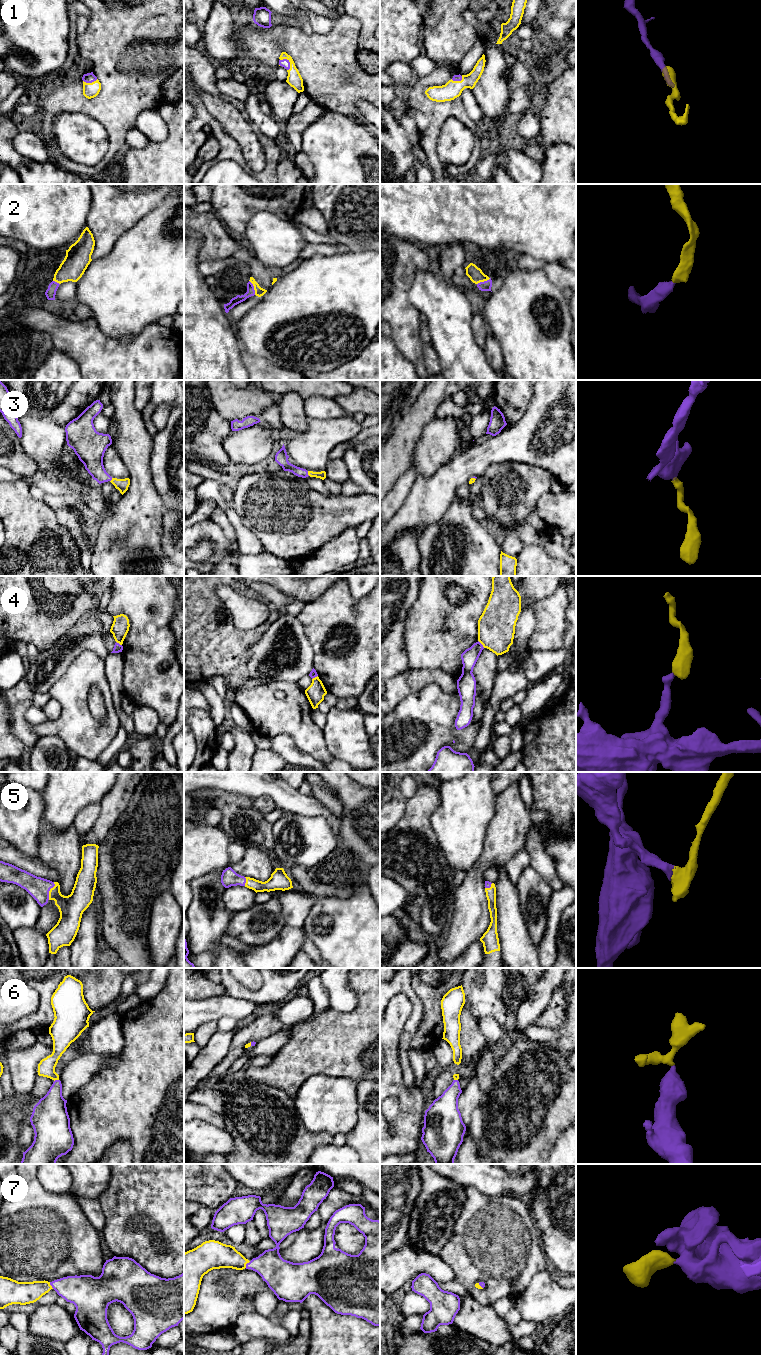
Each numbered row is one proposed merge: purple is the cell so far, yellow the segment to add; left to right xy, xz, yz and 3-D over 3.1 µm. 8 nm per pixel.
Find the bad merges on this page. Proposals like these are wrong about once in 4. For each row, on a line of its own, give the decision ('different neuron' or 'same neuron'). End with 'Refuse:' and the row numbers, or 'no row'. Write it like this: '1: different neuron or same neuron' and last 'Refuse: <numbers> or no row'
1: same neuron
2: same neuron
3: same neuron
4: different neuron
5: same neuron
6: same neuron
7: same neuron
Refuse: 4

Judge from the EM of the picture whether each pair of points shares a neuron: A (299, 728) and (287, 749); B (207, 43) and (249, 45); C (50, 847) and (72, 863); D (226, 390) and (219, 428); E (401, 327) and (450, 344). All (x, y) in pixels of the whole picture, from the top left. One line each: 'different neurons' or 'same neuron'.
A: different neurons
B: different neurons
C: same neuron
D: different neurons
E: different neurons

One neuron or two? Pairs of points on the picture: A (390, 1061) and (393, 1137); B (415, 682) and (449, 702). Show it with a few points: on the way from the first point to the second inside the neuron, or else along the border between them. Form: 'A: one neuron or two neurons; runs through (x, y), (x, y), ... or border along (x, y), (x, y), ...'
A: one neuron; runs through (390, 1080), (405, 1096), (405, 1118)
B: two neurons; border along (447, 692), (437, 685), (428, 684), (403, 698)

